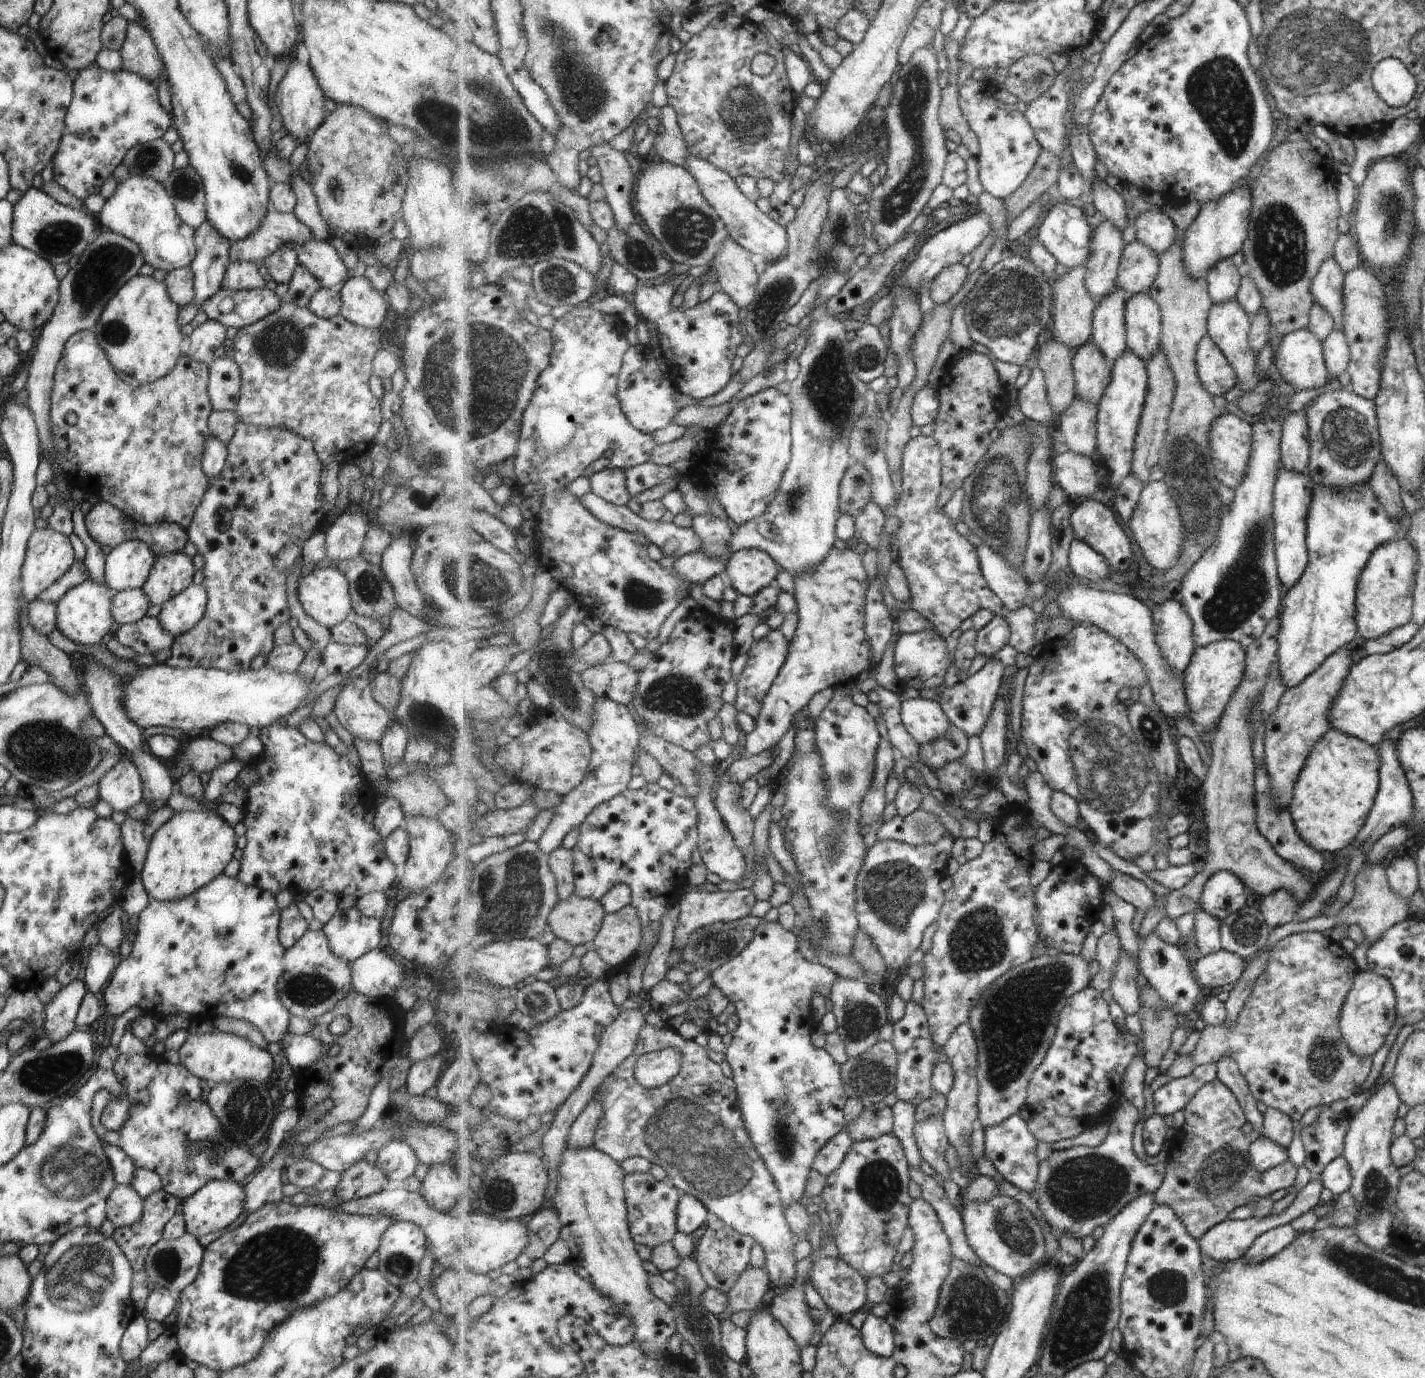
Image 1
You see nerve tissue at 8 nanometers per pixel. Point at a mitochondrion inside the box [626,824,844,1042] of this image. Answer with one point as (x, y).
(713, 944)

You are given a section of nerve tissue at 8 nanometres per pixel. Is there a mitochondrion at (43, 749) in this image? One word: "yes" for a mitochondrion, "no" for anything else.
yes

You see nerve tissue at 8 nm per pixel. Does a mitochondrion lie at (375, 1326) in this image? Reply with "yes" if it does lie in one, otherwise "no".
no

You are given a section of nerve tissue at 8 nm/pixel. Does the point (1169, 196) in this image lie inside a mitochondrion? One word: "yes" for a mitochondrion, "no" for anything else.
no

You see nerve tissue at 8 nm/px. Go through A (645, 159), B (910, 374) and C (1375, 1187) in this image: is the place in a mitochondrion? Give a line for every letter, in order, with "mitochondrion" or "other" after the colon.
A: other
B: other
C: mitochondrion

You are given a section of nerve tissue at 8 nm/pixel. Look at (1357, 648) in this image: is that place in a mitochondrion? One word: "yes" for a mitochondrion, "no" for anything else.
no

